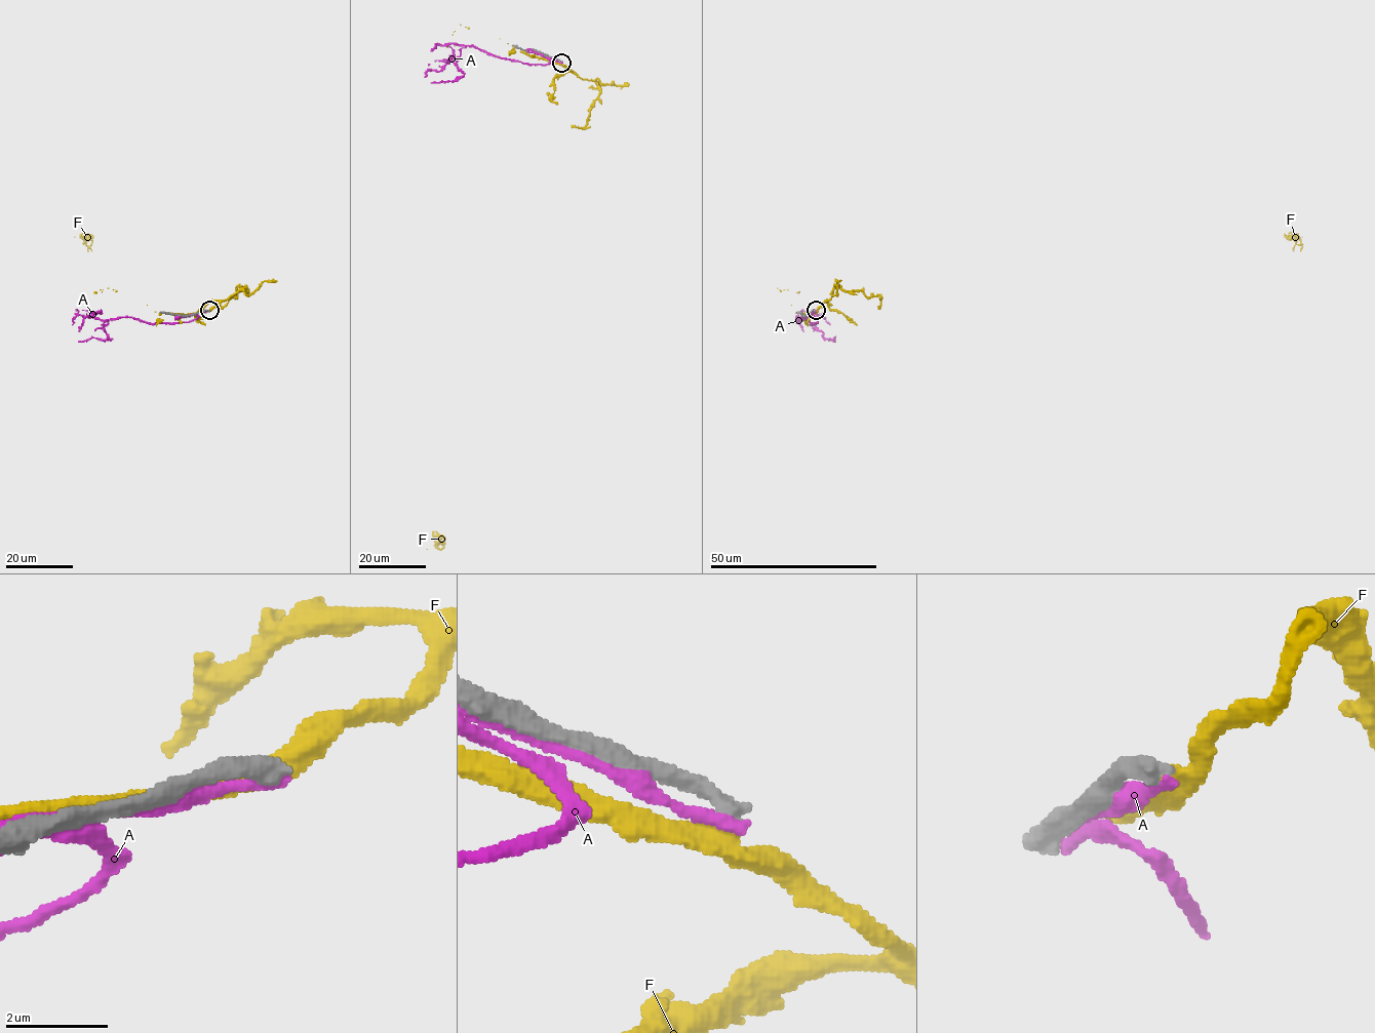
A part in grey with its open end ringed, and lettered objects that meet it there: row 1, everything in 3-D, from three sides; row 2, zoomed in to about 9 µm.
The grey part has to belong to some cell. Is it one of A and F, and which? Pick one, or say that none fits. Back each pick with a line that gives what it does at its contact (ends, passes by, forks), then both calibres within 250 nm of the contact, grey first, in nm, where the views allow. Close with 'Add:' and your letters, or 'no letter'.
Add: no letter

